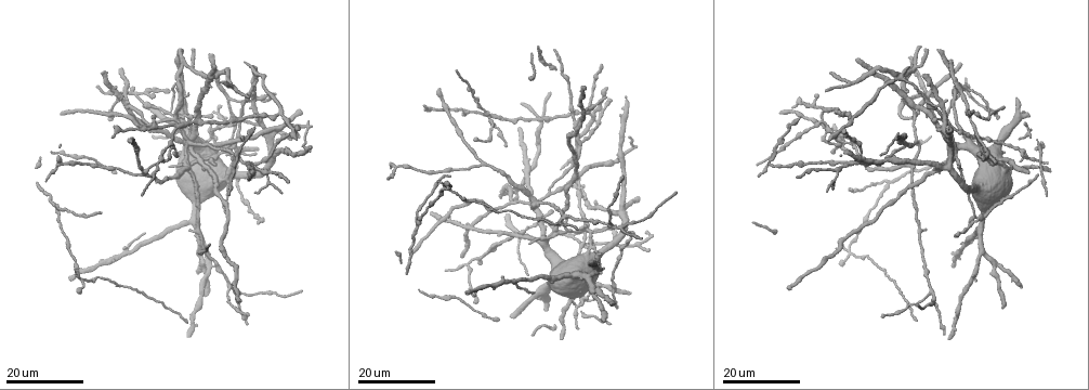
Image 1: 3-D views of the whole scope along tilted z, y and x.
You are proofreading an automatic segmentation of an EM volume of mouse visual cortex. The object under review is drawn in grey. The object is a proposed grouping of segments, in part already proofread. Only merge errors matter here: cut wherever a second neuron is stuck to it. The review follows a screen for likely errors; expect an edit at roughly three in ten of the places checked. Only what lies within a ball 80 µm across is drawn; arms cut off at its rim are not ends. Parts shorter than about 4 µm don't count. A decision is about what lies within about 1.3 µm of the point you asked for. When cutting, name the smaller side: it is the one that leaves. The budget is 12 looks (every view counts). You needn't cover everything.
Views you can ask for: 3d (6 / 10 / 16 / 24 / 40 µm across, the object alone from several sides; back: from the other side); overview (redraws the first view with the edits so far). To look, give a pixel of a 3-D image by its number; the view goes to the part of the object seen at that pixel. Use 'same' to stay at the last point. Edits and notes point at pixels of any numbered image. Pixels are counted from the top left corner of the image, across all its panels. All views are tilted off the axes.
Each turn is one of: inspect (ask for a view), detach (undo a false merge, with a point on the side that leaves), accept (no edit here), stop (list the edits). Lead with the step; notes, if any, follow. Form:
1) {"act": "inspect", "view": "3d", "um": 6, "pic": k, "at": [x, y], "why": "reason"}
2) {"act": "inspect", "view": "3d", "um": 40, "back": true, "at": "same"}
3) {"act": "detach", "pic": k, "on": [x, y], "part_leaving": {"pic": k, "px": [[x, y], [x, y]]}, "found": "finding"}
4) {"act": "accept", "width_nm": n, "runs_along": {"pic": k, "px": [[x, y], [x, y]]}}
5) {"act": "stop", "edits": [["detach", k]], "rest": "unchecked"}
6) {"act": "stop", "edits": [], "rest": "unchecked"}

{"act": "inspect", "view": "3d", "um": 24, "pic": 1, "at": [208, 143], "why": "side arm on a straight run"}

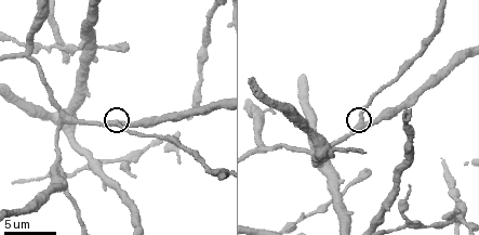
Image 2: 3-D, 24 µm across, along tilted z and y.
{"act": "inspect", "view": "3d", "um": 10, "pic": 2, "at": [117, 122]}

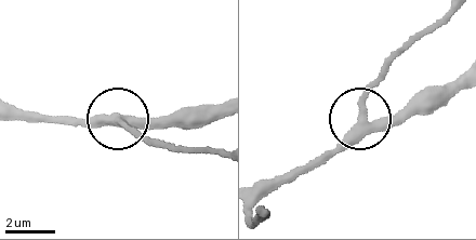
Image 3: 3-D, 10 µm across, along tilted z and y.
{"act": "inspect", "view": "3d", "um": 6, "pic": 3, "at": [364, 113], "why": "closer look"}

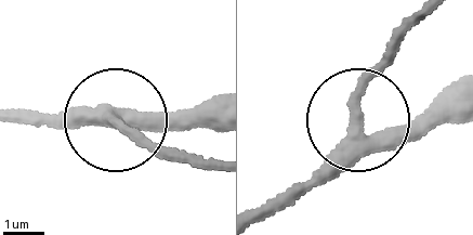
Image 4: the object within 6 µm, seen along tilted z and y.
{"act": "accept", "width_nm": 350, "runs_along": {"pic": 4, "px": [[263, 213], [316, 174], [354, 125], [423, 129], [454, 117]]}, "found": "continuous, no second neuron"}

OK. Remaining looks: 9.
{"act": "inspect", "view": "3d", "um": 10, "pic": 2, "at": [328, 144]}

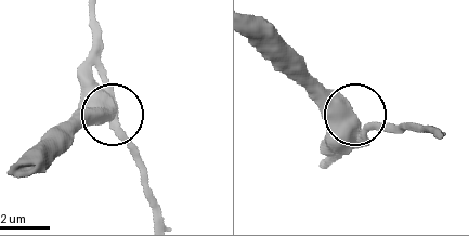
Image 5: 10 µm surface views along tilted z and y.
{"act": "accept", "runs_along": {"pic": 5, "px": [[94, 13], [108, 112], [75, 121]]}, "found": "one neuron here"}

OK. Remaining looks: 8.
{"act": "inspect", "view": "3d", "um": 10, "pic": 2, "at": [89, 160], "why": "four arms meet"}

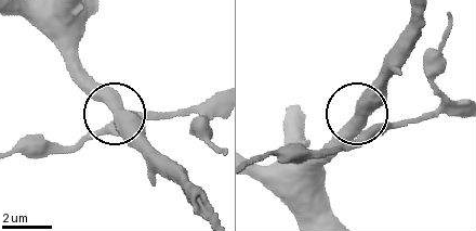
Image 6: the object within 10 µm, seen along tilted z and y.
{"act": "accept", "runs_along": {"pic": 6, "px": [[334, 217], [318, 171], [355, 115], [360, 135], [332, 152]]}, "found": "continuous, no second neuron"}

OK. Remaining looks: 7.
{"act": "inspect", "view": "3d", "um": 16, "pic": 1, "at": [846, 164], "why": "arms part here"}

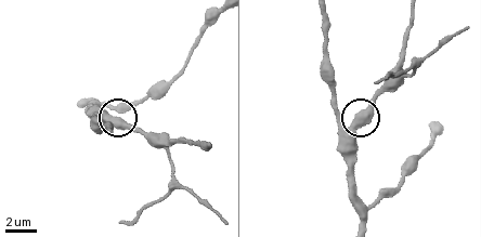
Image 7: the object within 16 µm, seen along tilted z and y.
{"act": "inspect", "view": "3d", "um": 10, "pic": 7, "at": [352, 125]}

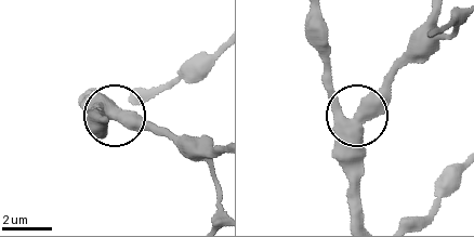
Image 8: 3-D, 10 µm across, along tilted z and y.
{"act": "accept", "runs_along": {"pic": 8, "px": [[365, 219], [358, 200], [358, 115], [402, 67]]}, "found": "all the same neuron"}

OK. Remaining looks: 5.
{"act": "inspect", "view": "3d", "um": 24, "pic": 1, "at": [823, 121], "why": "three-way junction"}

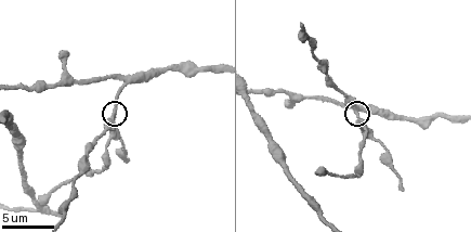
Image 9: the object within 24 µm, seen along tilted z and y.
{"act": "inspect", "view": "3d", "um": 10, "pic": 9, "at": [115, 113]}

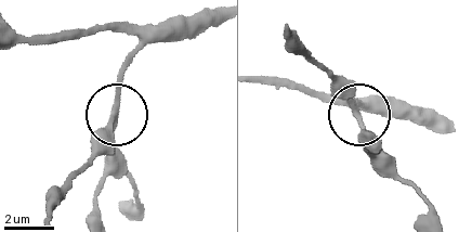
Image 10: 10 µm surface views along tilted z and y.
{"act": "accept", "width_nm": 190, "found": "all the same neuron"}

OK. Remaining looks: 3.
{"act": "inspect", "view": "3d", "um": 24, "pic": 1, "at": [573, 235], "why": "a fork"}

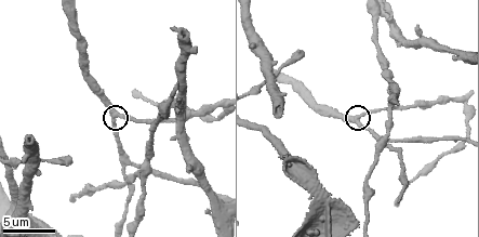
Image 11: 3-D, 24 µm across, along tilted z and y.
{"act": "inspect", "view": "3d", "um": 6, "pic": 11, "at": [360, 113]}

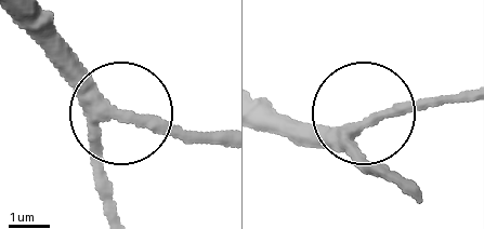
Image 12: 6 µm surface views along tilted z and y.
{"act": "accept", "width_nm": 240, "found": "all the same neuron"}

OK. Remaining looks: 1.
{"act": "stop", "edits": [], "rest": "unchecked"}

